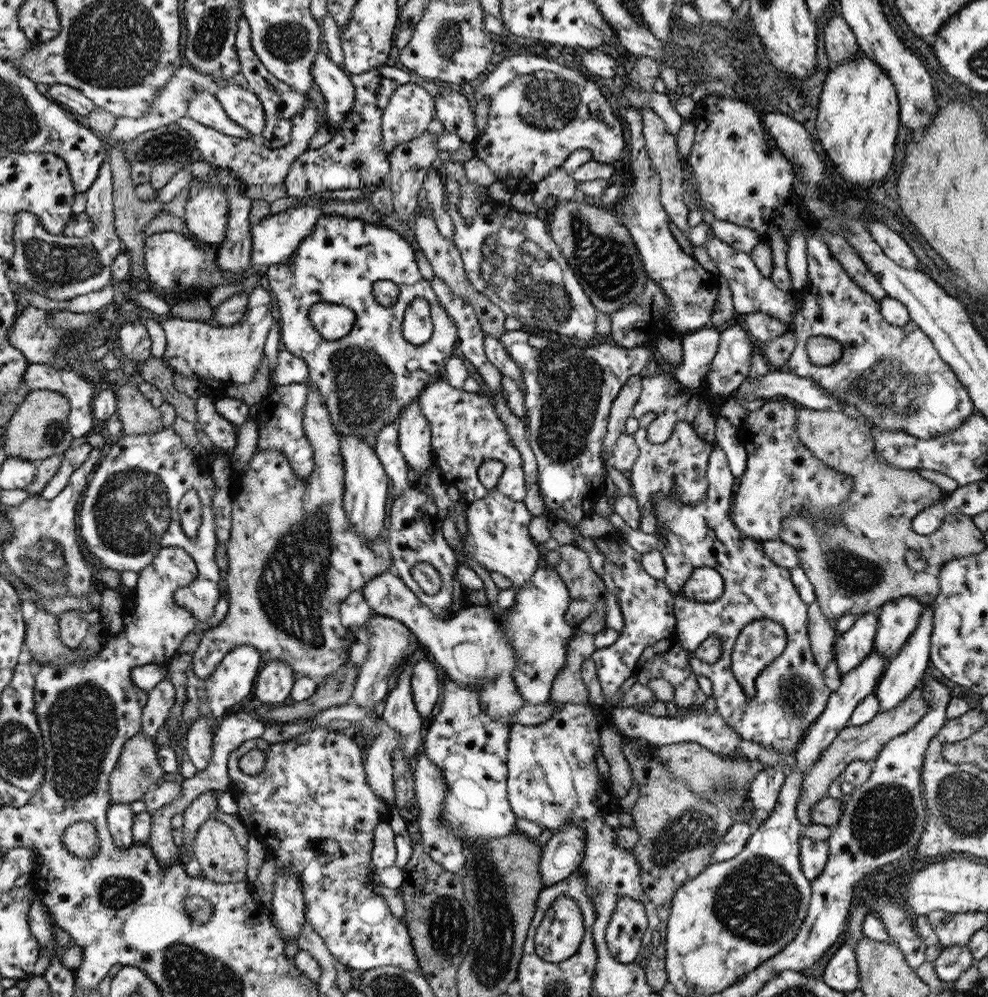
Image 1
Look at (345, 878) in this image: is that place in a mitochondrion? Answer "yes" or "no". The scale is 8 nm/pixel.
yes

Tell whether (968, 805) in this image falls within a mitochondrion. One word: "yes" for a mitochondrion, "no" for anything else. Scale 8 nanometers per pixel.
yes

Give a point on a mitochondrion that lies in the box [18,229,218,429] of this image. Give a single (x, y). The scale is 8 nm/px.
(49, 265)

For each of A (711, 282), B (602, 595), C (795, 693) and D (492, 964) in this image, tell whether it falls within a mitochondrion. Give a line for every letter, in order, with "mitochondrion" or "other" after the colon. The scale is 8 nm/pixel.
A: other
B: other
C: mitochondrion
D: mitochondrion

